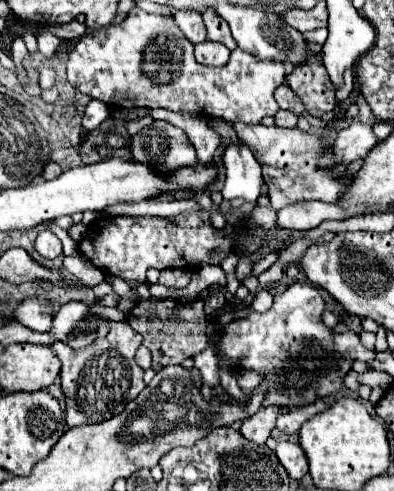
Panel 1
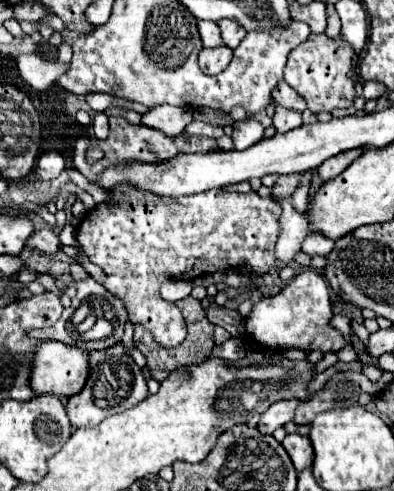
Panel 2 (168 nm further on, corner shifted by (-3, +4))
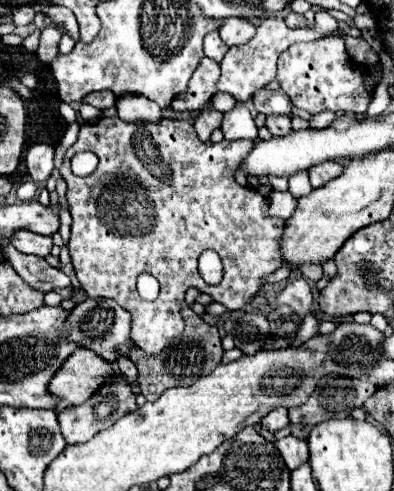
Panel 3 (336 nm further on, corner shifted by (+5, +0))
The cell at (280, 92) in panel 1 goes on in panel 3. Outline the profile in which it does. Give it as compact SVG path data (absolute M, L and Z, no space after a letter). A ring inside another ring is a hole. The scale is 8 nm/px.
M260 90L256 92L254 108L262 114L282 114L282 116L292 116L292 102L282 90Z

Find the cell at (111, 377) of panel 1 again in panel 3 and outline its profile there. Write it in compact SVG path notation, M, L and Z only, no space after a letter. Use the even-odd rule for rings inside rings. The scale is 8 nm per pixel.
M112 376L108 382L104 382L86 402L84 406L72 406L66 408L58 414L58 422L60 422L60 430L62 436L66 438L68 444L78 444L78 442L86 442L90 440L96 432L112 426L118 418L122 418L124 414L132 412L136 408L136 394L132 392L126 376Z

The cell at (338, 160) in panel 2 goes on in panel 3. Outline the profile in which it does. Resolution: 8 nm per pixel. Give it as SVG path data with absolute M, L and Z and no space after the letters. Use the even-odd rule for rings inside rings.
M324 162L324 164L318 164L316 168L310 168L308 172L310 172L312 188L316 188L316 186L318 186L318 188L324 186L324 184L330 182L332 178L340 176L342 170L344 170L344 166L338 164L338 162Z

